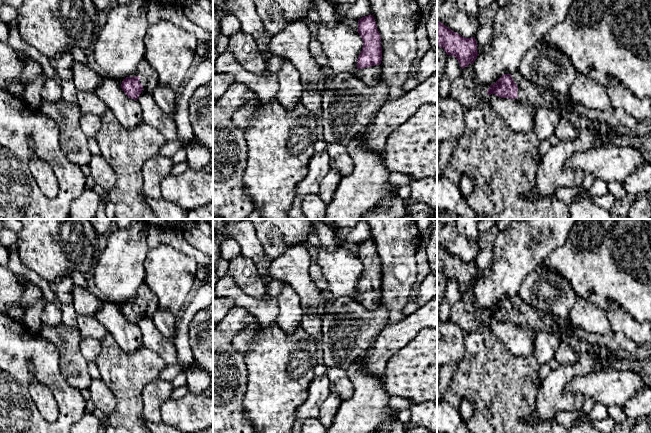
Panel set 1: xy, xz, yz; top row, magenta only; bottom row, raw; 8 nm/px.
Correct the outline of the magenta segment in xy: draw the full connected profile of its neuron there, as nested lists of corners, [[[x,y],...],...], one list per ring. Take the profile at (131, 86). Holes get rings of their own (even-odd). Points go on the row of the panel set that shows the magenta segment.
[[[143,60],[134,72],[122,81],[121,88],[129,98],[137,100],[141,94],[152,94],[158,81],[158,73]]]

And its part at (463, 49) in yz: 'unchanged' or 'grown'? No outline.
unchanged

